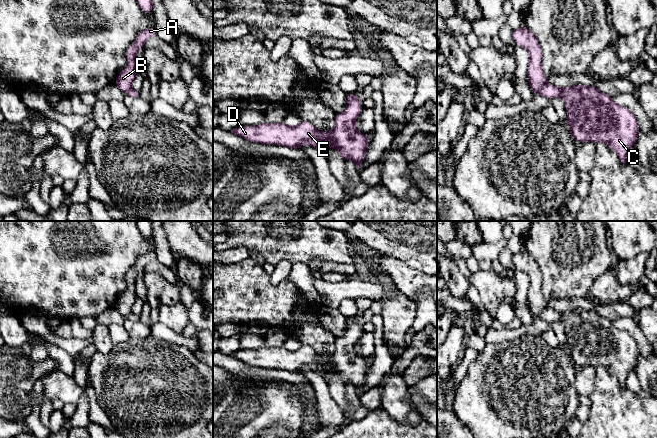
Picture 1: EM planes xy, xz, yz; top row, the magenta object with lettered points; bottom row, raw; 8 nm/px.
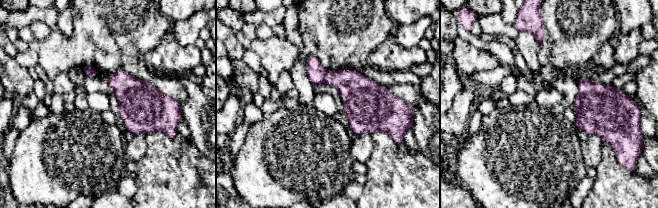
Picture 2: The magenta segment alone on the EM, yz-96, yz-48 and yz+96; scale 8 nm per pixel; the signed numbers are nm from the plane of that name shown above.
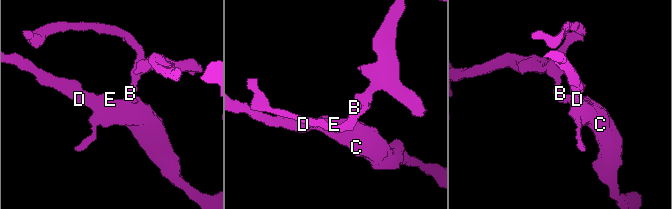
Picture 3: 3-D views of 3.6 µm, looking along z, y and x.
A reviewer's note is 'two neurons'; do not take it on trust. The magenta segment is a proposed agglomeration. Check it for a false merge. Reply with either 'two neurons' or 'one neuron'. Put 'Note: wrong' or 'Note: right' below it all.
two neurons
Note: right

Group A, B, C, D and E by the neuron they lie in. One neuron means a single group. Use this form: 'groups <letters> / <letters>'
groups A B / C D E

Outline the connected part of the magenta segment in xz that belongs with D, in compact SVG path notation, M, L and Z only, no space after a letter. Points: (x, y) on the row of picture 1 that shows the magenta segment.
M355 96L342 113L335 114L335 125L330 132L319 132L308 121L302 121L296 126L285 123L241 125L231 132L250 142L292 149L301 150L303 144L307 143L323 154L325 148L335 148L343 160L350 159L361 168L370 140L369 136L358 132L355 127L355 120L361 112L361 102Z

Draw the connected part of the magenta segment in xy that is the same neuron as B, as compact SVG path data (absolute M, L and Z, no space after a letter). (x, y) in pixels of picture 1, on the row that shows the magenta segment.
M154 26L140 31L135 37L135 40L126 50L127 65L117 75L113 82L124 94L126 94L127 91L132 88L132 82L138 73L136 70L136 56L139 48L145 45L148 39L156 36L156 34L157 31Z

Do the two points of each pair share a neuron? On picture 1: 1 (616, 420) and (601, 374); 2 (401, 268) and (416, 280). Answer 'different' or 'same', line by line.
1: same
2: same

